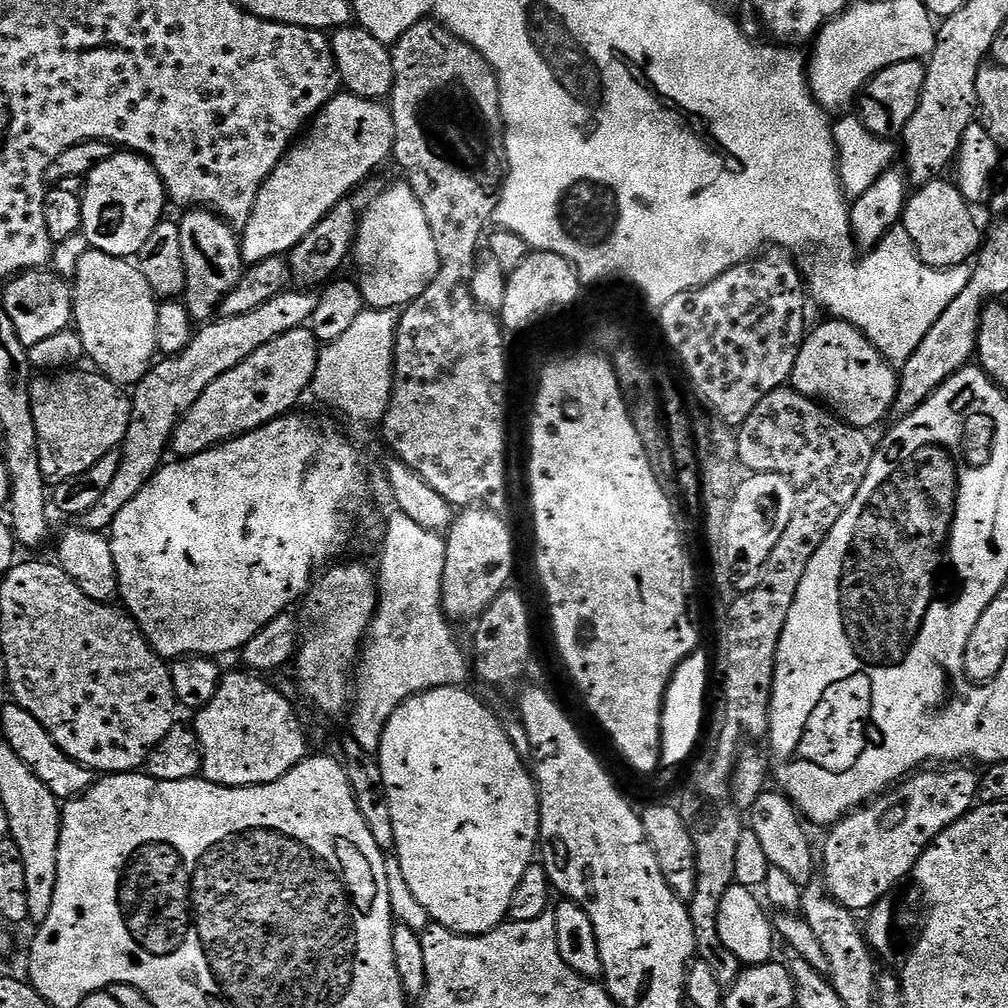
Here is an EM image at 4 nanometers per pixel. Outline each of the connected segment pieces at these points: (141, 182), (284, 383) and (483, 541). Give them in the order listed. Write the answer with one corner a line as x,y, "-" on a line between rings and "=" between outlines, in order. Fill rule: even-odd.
127,150
117,151
110,158
106,158
106,162
102,162
98,166
94,166
94,170
88,173
84,180
84,201
82,202
82,231
88,240
89,249
104,251
108,255
118,257
132,258
135,257
141,250
142,246
146,246
146,238
150,238
150,234
154,234
154,230
160,225
161,220
165,219
164,204
166,205
166,193
164,183
158,170
144,156
=
305,326
274,338
274,342
266,342
262,350
254,350
250,358
238,362
234,370
226,370
226,374
206,386
198,402
194,402
178,422
172,435
171,451
176,451
175,455
180,458
202,454
207,448
289,415
295,409
292,407
296,399
312,387
321,347
311,327
=
473,506
463,509
447,529
442,602
449,617
469,621
478,618
488,609
490,602
509,587
516,552
512,549
512,532
504,518
487,506

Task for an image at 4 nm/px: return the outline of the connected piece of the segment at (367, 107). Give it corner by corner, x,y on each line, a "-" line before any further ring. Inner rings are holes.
338,94
307,125
306,131
293,143
287,154
278,162
278,166
266,178
262,190
258,190
258,198
254,202
254,210
250,222
242,229
240,255
245,265
251,266
271,256
284,256
291,252
294,245
302,242
322,218
338,206
338,202
349,199
352,191
383,162
393,155
394,122
392,110
387,103
379,100
367,100
361,96

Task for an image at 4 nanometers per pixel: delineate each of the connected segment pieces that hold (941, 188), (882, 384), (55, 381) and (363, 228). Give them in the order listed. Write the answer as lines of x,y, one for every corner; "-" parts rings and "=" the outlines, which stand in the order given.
933,178
919,185
909,195
904,206
902,227
910,234
916,252
934,270
947,270
959,264
968,264
982,247
982,228
972,217
973,210
957,185
948,178
=
835,318
825,319
825,324
820,324
816,329
809,331
804,338
804,345
800,347
800,353
798,358
794,362
794,370
792,371
792,379
790,381
791,387
795,388
797,392
801,392
803,396
811,396
813,400
827,406
835,415
839,416
841,420
845,420
846,423
852,424
855,428
862,428
865,430
871,430
875,424
880,424
884,419
887,418
888,412
893,411
894,405
896,403
896,385
898,383
898,372
897,369
890,363
887,356
884,356
877,350
873,344
868,341
861,332
856,329
853,324
847,324
844,320
838,320
=
80,370
57,371
55,374
40,374
31,381
32,413
34,414
34,430
38,430
38,450
40,465
45,481
59,482
66,478
74,478
74,474
82,474
82,470
90,470
102,454
117,451
126,438
126,430
130,426
132,401
129,393
99,371
78,372
=
406,182
384,188
358,216
354,260
364,277
359,277
360,291
368,308
403,309
424,293
440,269
434,234
426,222
426,210

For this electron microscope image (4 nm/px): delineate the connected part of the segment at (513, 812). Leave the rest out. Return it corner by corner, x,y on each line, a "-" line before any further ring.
464,686
431,688
406,698
406,702
399,704
386,722
380,739
378,759
384,792
390,802
390,818
394,822
394,854
402,866
402,878
406,878
406,886
410,886
410,894
414,894
414,898
418,898
418,902
426,906
429,917
443,928
459,932
462,936
482,936
492,933
509,919
508,911
514,890
518,890
518,882
522,882
526,870
537,859
538,845
541,843
540,797
533,773
525,757
514,750
506,730
500,724
499,715
495,711
492,713
474,693
467,692
466,689

